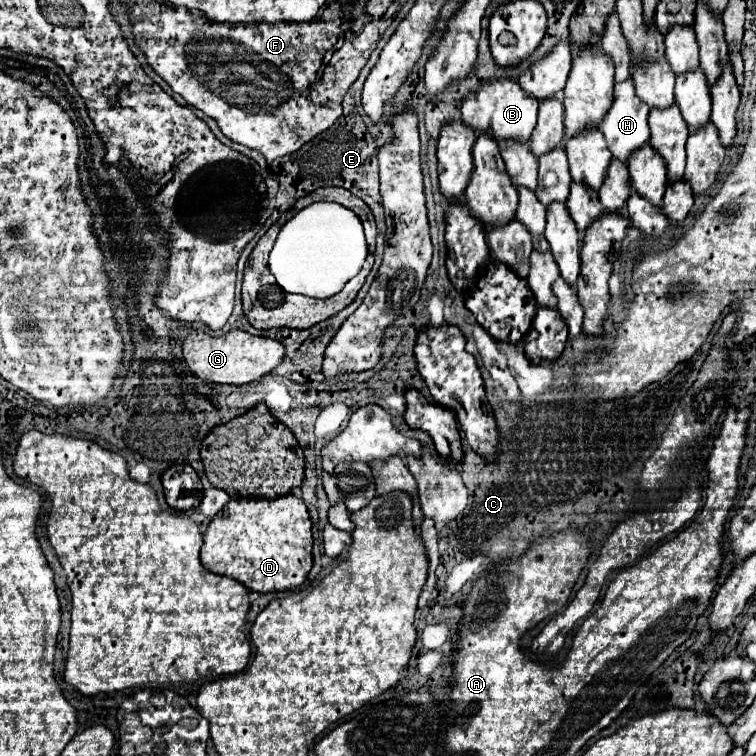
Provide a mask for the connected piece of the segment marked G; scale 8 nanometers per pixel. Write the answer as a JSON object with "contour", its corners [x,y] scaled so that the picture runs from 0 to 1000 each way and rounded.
{"contour":[[[307,435],[291,446],[280,446],[270,438],[251,438],[241,454],[241,472],[254,496],[265,499],[272,507],[325,509],[354,496],[376,475],[376,456],[365,448],[336,446],[317,435]]]}

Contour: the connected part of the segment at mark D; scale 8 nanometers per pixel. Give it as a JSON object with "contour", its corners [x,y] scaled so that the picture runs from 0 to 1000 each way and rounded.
{"contour":[[[386,652],[365,660],[310,660],[296,676],[286,679],[270,705],[270,721],[265,729],[267,747],[286,761],[307,763],[325,774],[336,784],[392,779],[402,771],[413,750],[413,689],[399,660]]]}

